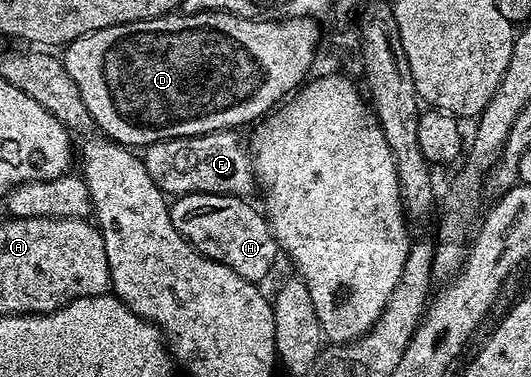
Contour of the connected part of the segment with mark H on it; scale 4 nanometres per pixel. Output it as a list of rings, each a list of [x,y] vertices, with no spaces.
[[[189,193],[170,202],[173,227],[203,257],[213,259],[241,275],[241,279],[263,283],[275,265],[275,256],[281,250],[266,216],[250,205],[250,200],[242,197],[230,197],[227,193]]]

